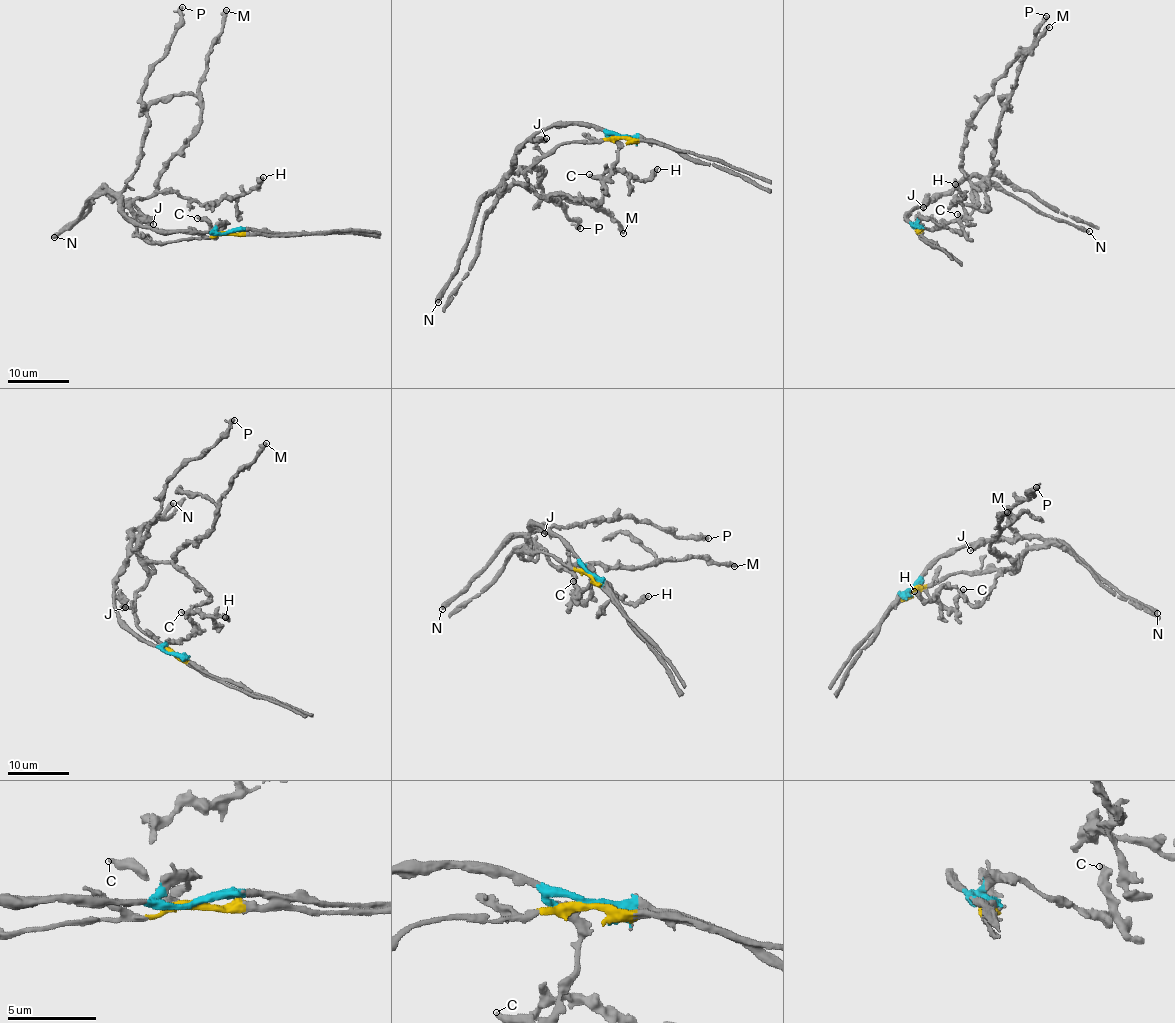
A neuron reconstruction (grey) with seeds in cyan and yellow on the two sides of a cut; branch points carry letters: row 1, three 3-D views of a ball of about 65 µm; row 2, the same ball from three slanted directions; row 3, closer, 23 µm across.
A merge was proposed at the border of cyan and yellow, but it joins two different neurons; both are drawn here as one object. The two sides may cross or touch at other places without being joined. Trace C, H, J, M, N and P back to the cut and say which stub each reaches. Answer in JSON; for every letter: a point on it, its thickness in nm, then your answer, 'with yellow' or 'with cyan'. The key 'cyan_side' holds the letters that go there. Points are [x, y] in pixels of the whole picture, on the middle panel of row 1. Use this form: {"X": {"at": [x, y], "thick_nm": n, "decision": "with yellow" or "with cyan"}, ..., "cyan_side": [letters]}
{"C": {"at": [589, 174], "thick_nm": 360, "decision": "with cyan"}, "H": {"at": [657, 169], "thick_nm": 440, "decision": "with yellow"}, "J": {"at": [546, 138], "thick_nm": 200, "decision": "with cyan"}, "M": {"at": [623, 233], "thick_nm": 420, "decision": "with yellow"}, "N": {"at": [438, 302], "thick_nm": 440, "decision": "with cyan"}, "P": {"at": [580, 228], "thick_nm": 360, "decision": "with cyan"}, "cyan_side": ["C", "J", "N", "P"]}

